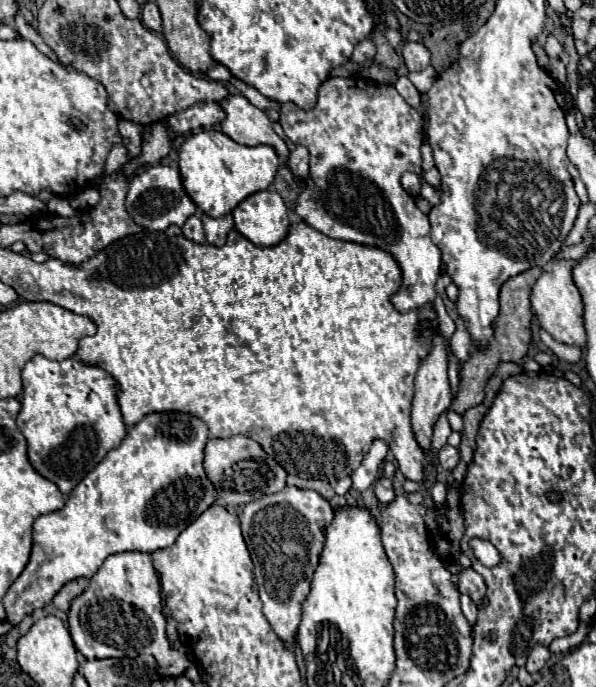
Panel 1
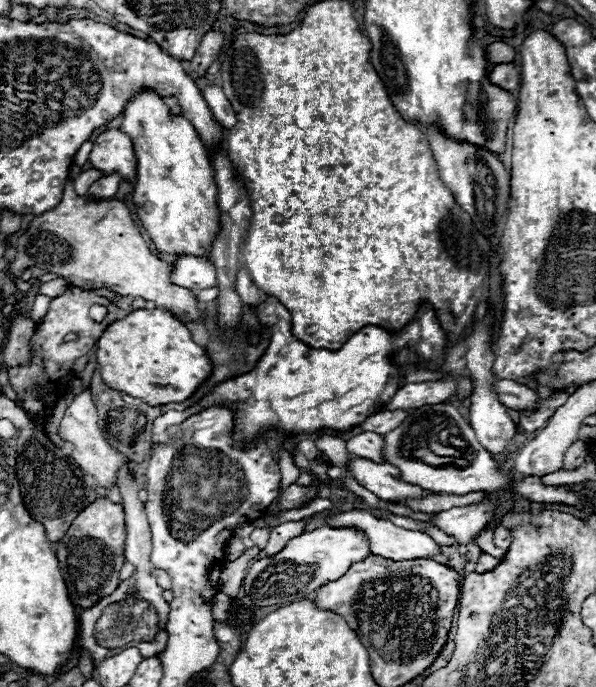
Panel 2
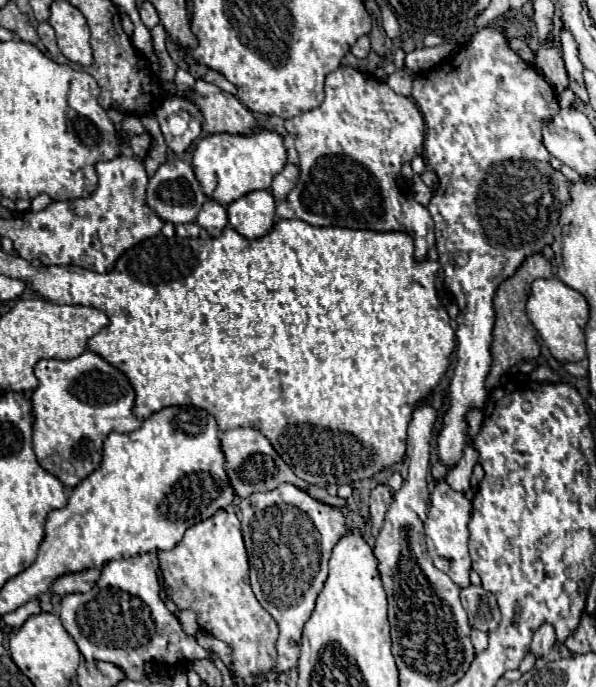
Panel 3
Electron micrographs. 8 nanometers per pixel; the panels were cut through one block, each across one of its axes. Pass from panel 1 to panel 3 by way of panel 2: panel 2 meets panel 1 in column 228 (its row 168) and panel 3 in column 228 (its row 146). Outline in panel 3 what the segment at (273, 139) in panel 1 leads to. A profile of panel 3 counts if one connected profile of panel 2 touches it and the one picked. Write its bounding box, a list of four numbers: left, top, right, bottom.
[192,80,260,134]

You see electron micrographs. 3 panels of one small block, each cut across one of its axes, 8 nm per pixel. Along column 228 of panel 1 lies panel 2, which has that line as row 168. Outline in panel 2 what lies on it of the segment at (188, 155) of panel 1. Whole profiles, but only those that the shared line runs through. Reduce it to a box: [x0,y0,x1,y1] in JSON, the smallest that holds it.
[120,88,218,256]

